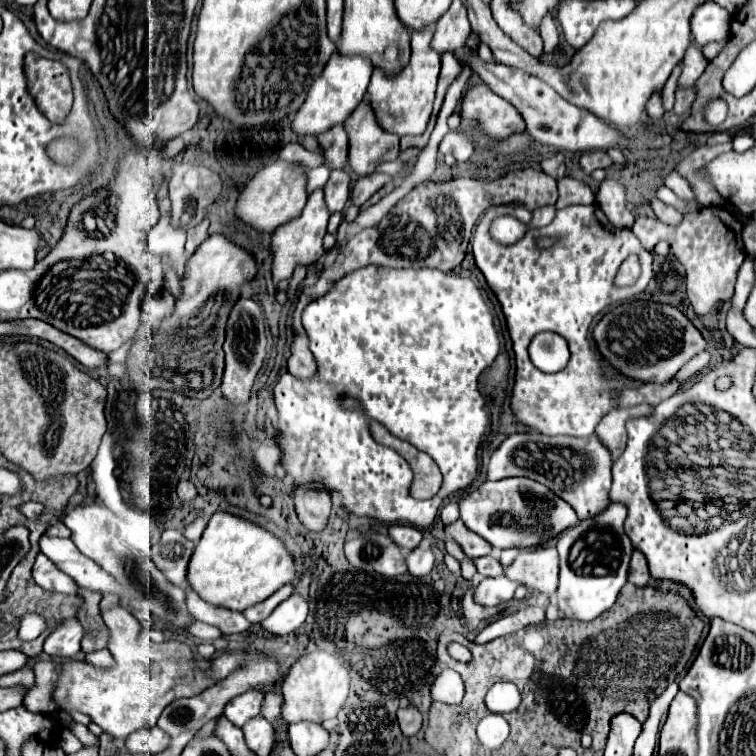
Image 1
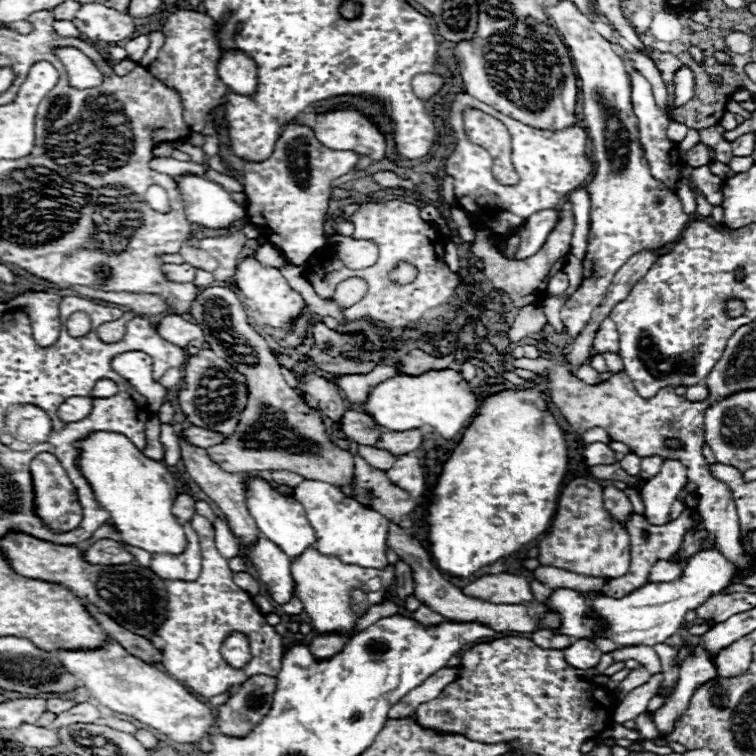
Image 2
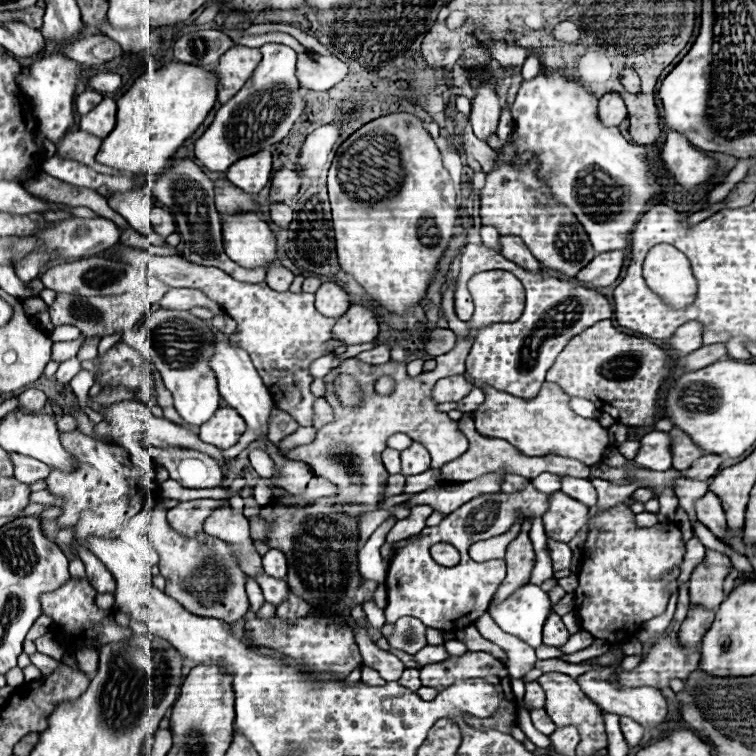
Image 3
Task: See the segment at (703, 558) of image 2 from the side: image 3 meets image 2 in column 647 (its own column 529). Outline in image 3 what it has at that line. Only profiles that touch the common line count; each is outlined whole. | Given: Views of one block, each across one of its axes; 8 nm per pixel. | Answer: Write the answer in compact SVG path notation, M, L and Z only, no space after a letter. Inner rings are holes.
M534 584L522 586L514 592L514 596L500 604L500 608L490 610L490 616L504 632L524 640L532 648L538 648L542 644L542 626L548 614L548 594Z

